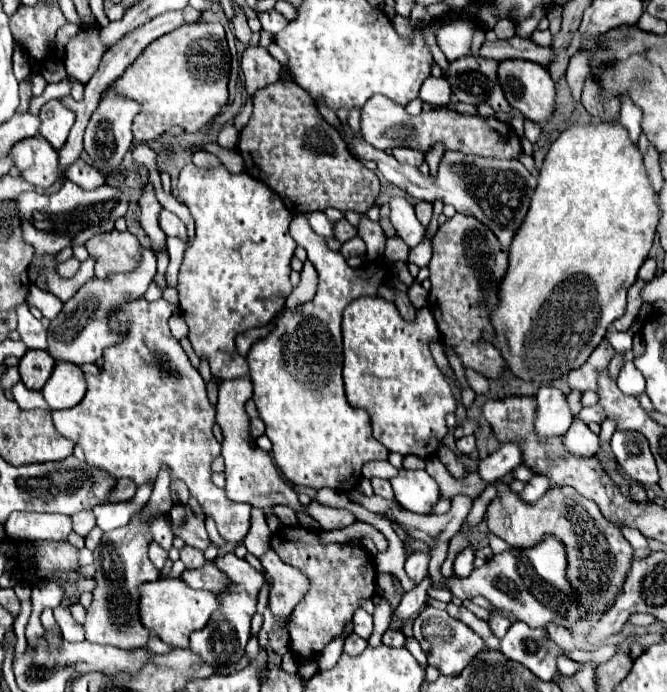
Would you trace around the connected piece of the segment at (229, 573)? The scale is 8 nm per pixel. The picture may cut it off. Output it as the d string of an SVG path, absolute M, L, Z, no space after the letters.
M235 554L217 556L213 564L229 578L231 586L223 592L217 592L217 598L221 600L223 608L219 610L219 614L213 614L209 618L209 624L205 626L205 630L193 632L191 650L197 652L205 662L237 662L243 656L247 640L249 640L249 624L255 614L257 596L265 584L265 576L263 572L257 572L247 560L241 560Z

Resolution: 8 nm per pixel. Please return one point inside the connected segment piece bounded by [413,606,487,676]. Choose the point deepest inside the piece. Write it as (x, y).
(449, 644)

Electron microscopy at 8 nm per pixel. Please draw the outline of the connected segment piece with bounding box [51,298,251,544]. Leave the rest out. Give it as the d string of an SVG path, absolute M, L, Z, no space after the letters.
M163 298L157 302L129 302L121 310L117 310L113 314L113 320L115 324L129 324L129 334L121 344L103 352L103 366L99 376L87 374L85 398L73 408L51 412L53 424L61 436L75 440L83 448L89 466L103 468L115 478L133 478L137 486L153 482L157 478L157 472L161 470L161 464L167 464L171 468L171 480L183 480L189 486L191 496L197 498L203 512L215 518L219 534L227 542L239 544L249 532L251 508L247 508L247 504L233 504L231 500L227 500L225 490L217 488L211 482L211 460L221 454L221 444L211 432L215 424L215 408L207 398L201 374L191 366L179 340L173 338L173 334L169 332L167 320L171 318L171 312L173 306Z

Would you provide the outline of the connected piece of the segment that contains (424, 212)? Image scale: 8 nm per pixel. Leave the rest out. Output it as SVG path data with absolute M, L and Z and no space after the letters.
M417 202L415 204L415 212L417 212L417 218L421 224L429 224L431 222L431 214L433 214L433 206L429 202Z

